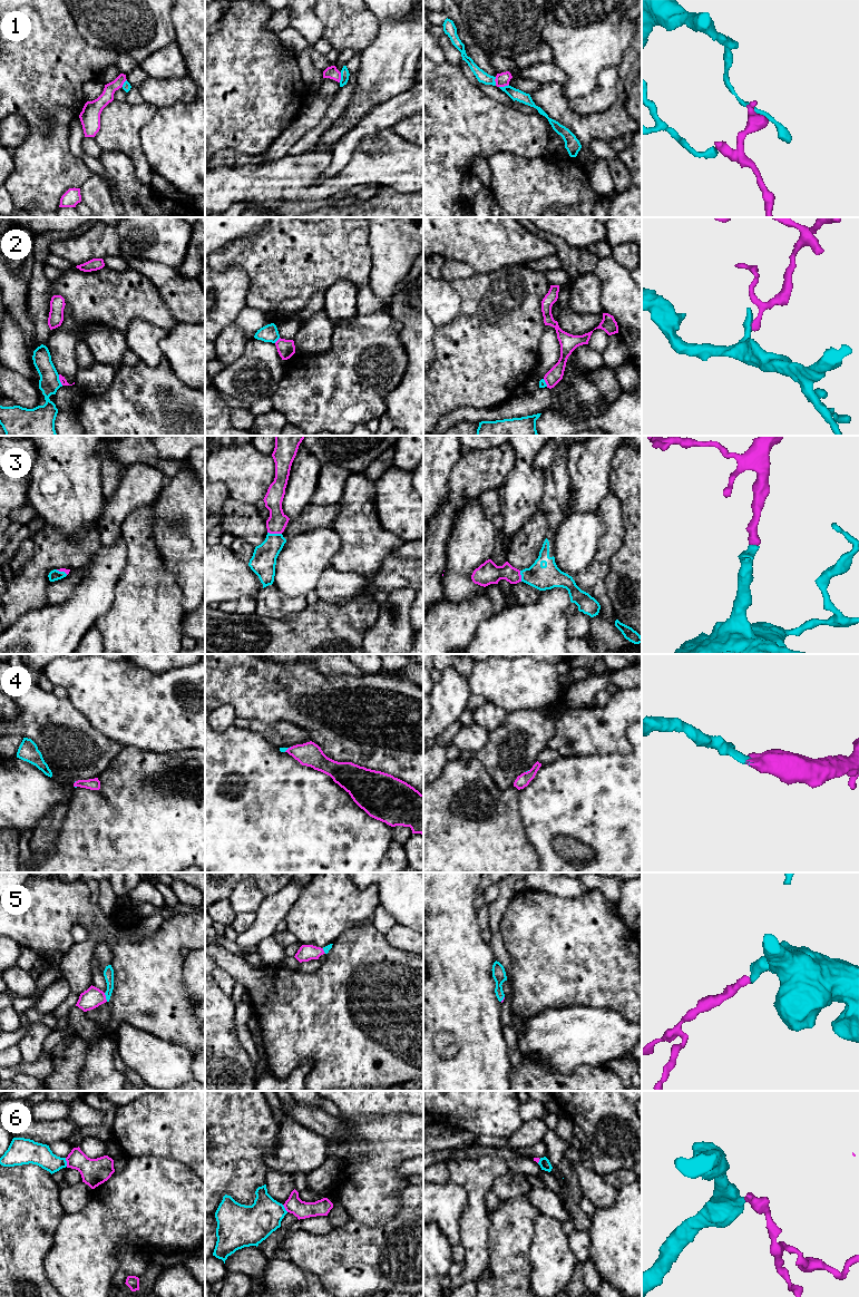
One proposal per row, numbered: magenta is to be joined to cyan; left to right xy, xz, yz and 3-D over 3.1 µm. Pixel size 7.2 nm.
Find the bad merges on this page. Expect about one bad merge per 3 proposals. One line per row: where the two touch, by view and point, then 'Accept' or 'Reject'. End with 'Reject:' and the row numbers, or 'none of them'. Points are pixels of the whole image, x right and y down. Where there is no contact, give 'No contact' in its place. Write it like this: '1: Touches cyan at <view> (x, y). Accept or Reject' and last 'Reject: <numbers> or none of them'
1: Touches cyan at xz (341, 77). Reject
2: Touches cyan at xz (276, 340). Reject
3: Touches cyan at xz (274, 534). Accept
4: Touches cyan at xz (288, 748). Accept
5: Touches cyan at xy (106, 997). Accept
6: Touches cyan at xy (66, 1162). Reject
Reject: 1, 2, 6

